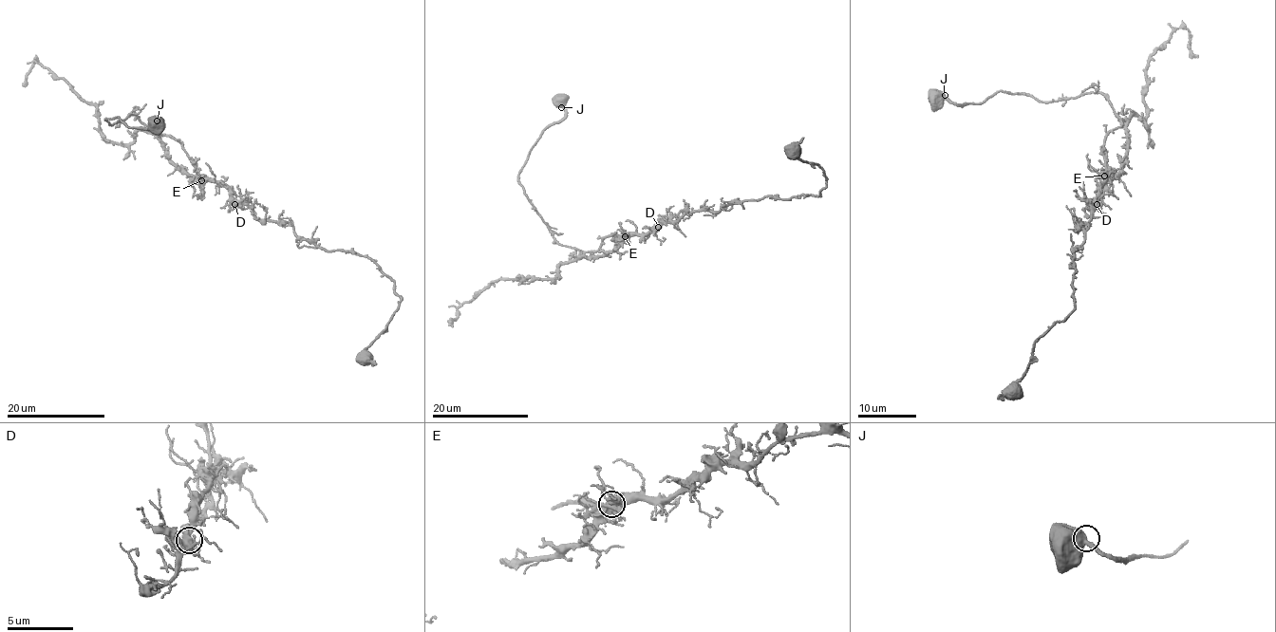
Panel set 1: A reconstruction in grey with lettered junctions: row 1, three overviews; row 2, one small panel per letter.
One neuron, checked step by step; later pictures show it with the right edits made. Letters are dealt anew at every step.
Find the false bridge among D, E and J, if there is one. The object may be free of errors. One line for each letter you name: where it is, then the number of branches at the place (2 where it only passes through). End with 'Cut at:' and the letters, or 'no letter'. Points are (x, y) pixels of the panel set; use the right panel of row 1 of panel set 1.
E: Place: (1104, 176). Branches: 9
Cut at: E

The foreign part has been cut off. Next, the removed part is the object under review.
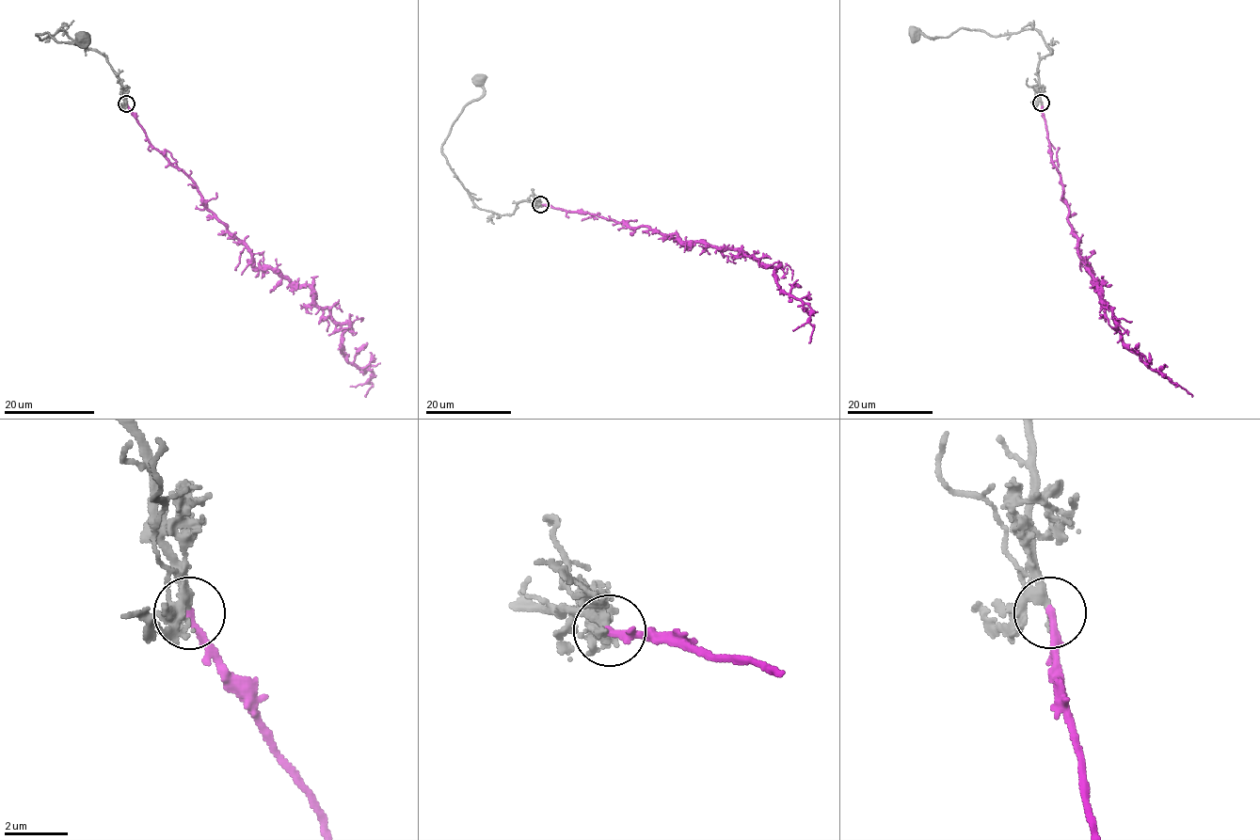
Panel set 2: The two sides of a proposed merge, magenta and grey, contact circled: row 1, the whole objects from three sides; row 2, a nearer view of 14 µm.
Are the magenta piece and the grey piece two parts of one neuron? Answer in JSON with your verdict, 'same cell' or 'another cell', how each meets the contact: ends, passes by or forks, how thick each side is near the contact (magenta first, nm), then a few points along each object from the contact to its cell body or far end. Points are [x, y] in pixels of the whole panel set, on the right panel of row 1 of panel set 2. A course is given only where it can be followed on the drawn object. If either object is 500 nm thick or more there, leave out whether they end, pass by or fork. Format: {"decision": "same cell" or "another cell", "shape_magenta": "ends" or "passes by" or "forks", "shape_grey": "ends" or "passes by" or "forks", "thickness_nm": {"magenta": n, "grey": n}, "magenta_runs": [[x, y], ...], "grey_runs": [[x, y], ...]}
{"decision": "same cell", "shape_magenta": "ends", "shape_grey": "passes by", "thickness_nm": {"magenta": 240, "grey": 260}, "magenta_runs": [[1042, 103], [1068, 223], [1099, 300], [1111, 311], [1129, 349], [1192, 396]], "grey_runs": [[1042, 103], [1038, 64], [1051, 52], [1035, 29], [996, 36], [959, 27], [948, 37], [909, 32]]}

